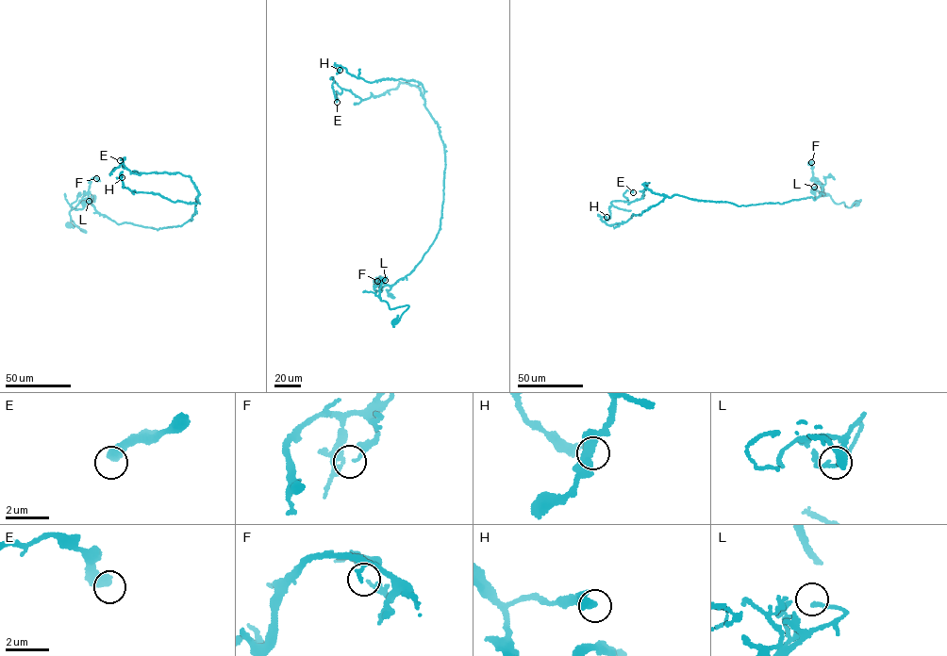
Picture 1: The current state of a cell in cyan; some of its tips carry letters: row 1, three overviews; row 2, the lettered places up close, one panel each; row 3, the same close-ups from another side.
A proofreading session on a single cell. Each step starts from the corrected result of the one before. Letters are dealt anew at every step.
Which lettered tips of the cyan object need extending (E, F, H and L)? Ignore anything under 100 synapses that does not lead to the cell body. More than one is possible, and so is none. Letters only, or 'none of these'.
none of these

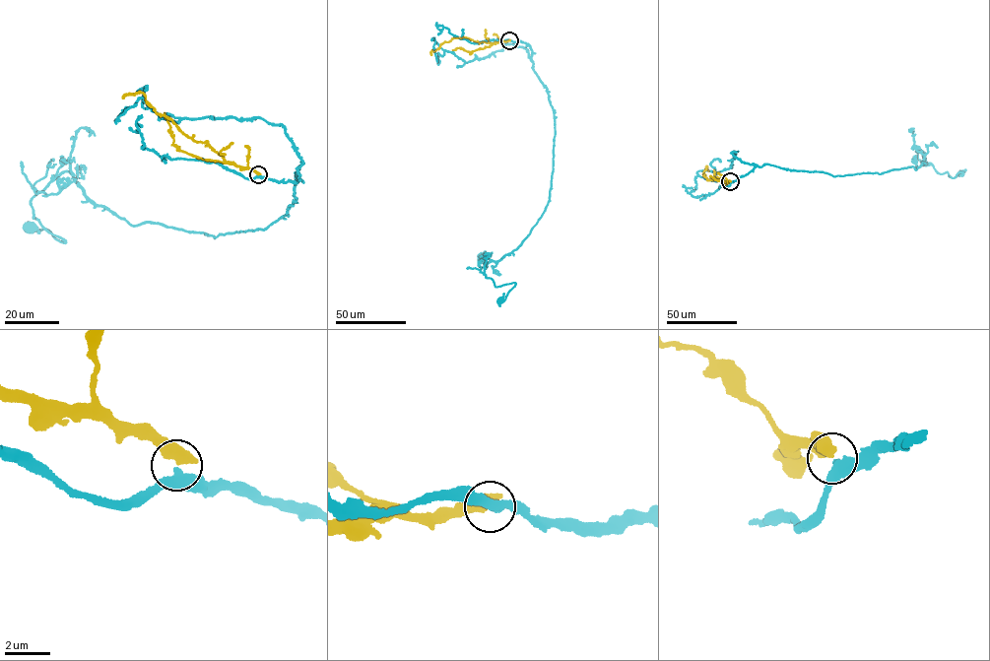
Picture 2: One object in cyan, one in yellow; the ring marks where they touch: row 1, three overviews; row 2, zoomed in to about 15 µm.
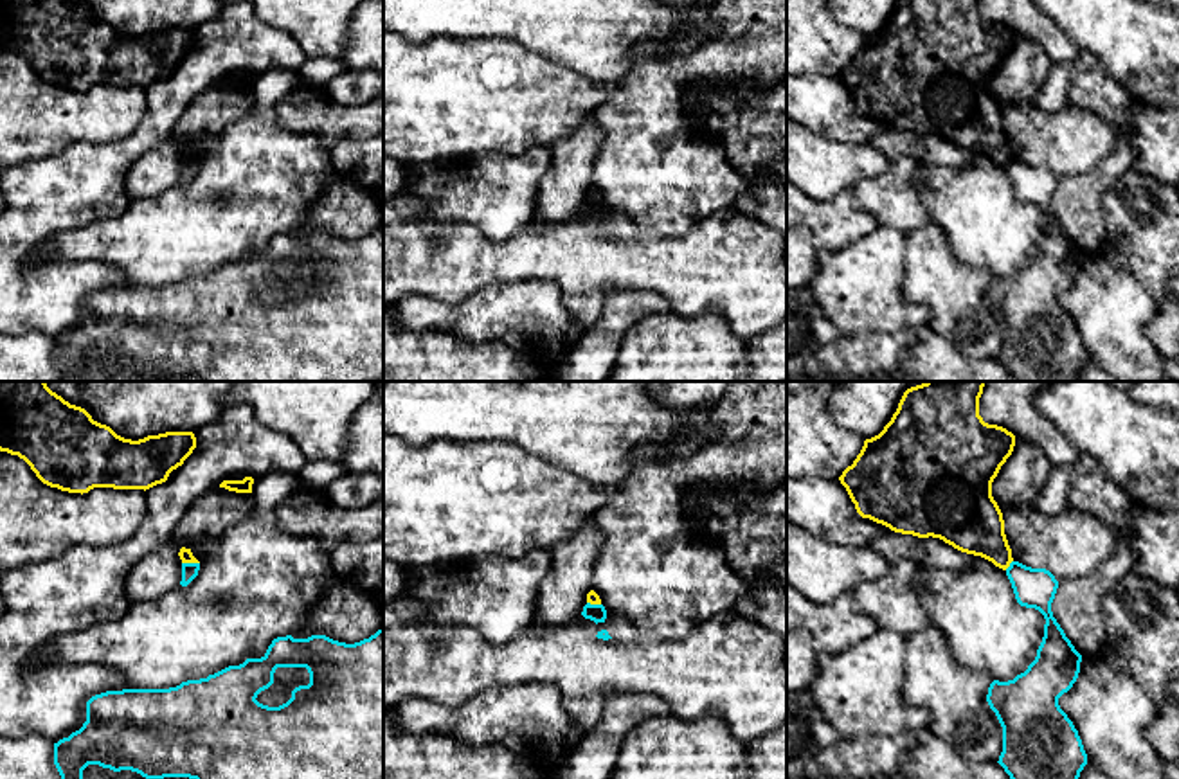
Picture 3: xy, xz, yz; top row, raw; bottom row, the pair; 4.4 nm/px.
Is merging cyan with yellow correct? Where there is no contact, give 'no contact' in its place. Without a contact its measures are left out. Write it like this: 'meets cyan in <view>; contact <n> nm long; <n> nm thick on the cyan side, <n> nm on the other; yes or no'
meets cyan in xy; contact 80 nm long; 80 nm thick on the cyan side, 60 nm on the other; no

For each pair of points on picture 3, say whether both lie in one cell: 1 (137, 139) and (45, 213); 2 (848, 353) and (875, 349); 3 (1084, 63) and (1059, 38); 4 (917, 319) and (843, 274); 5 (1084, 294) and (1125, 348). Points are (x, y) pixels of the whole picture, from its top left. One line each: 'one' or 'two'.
1: one
2: one
3: two
4: one
5: one

